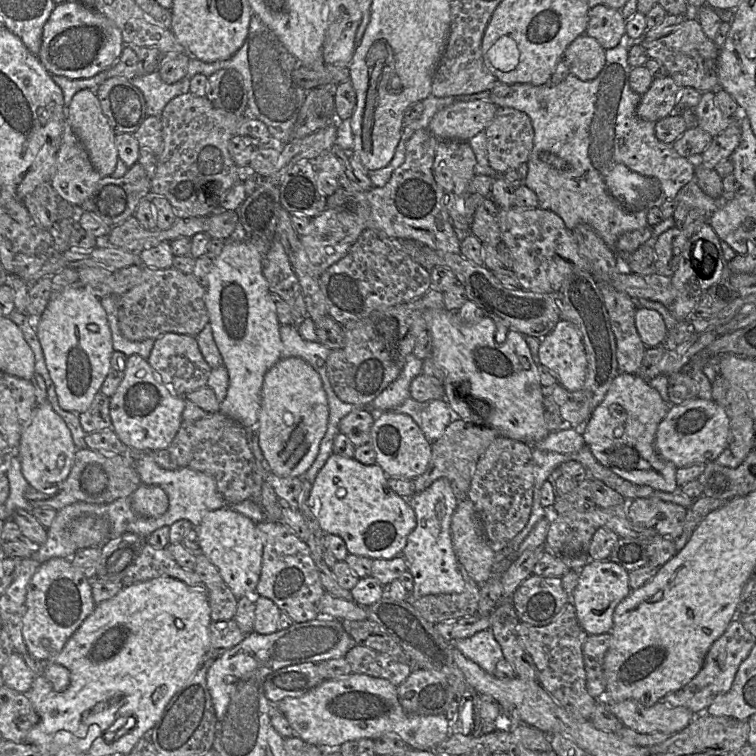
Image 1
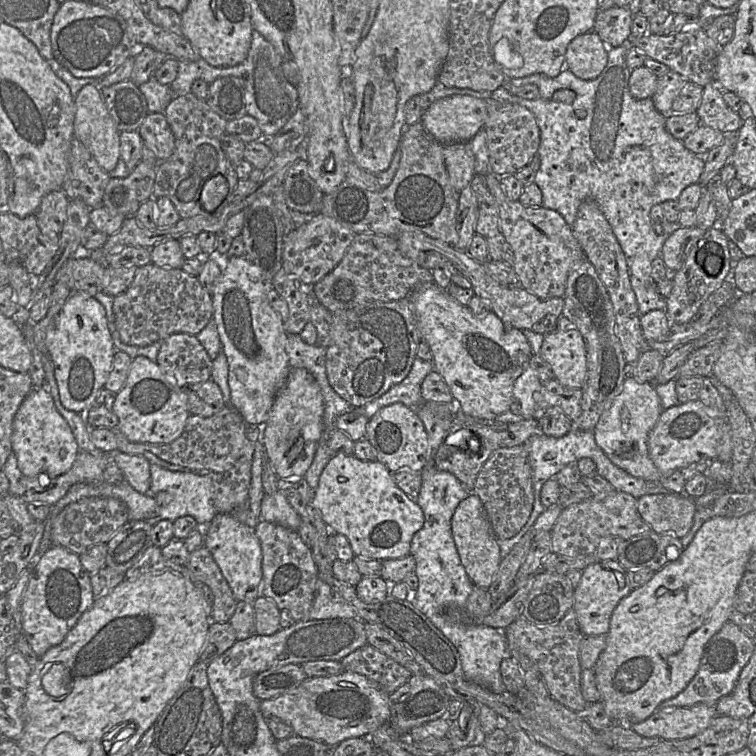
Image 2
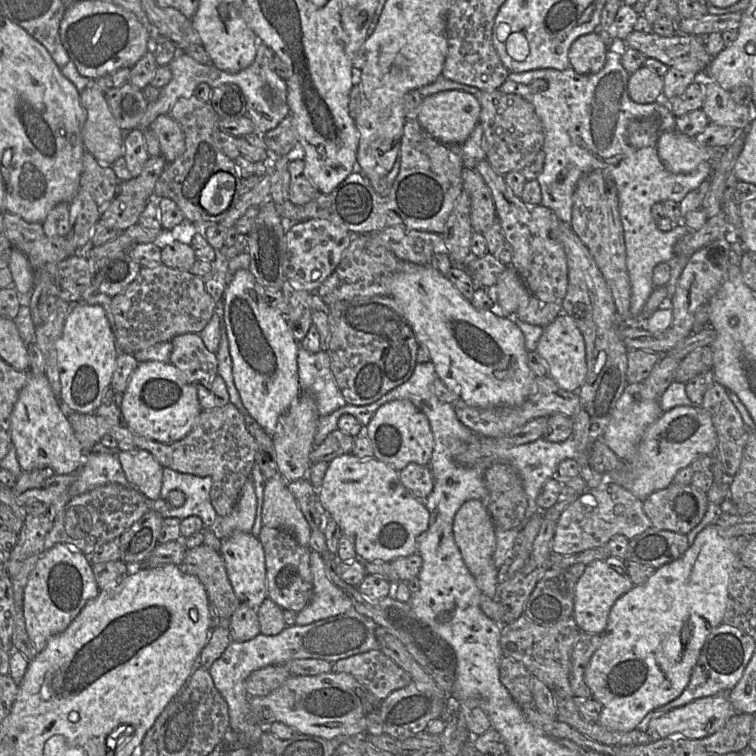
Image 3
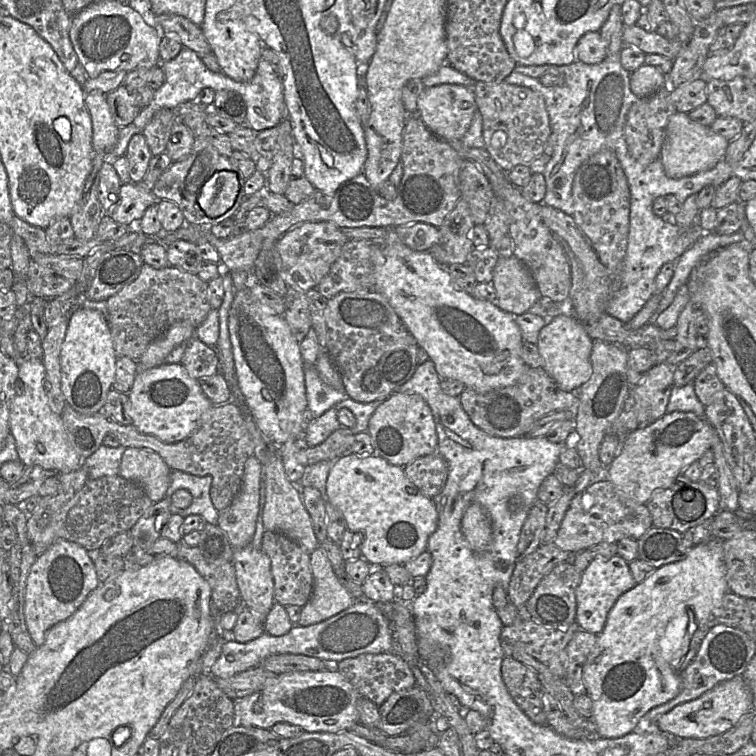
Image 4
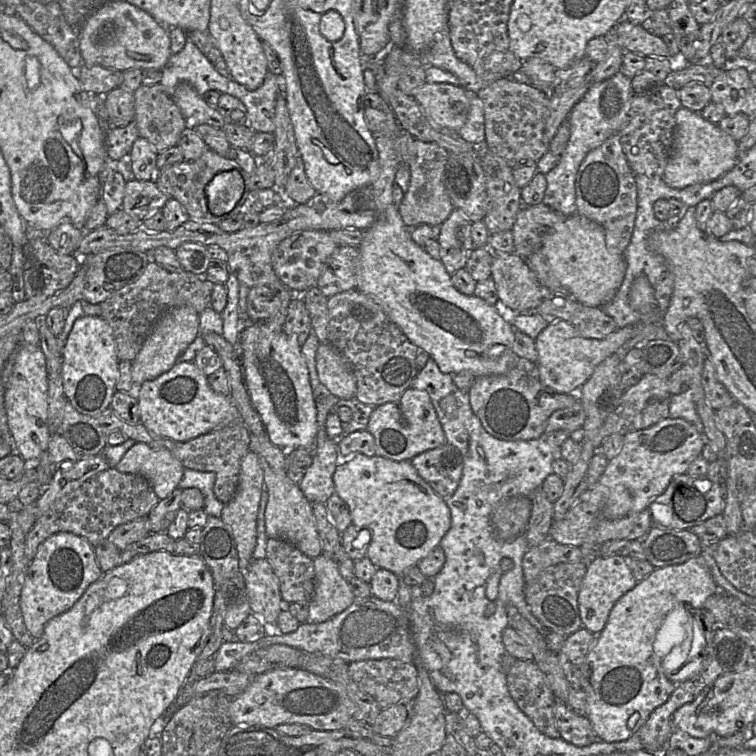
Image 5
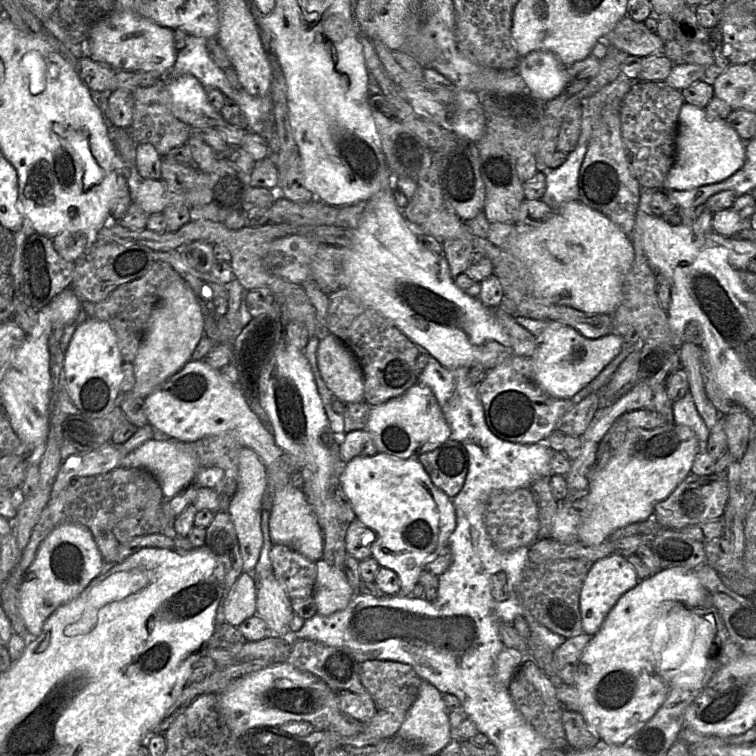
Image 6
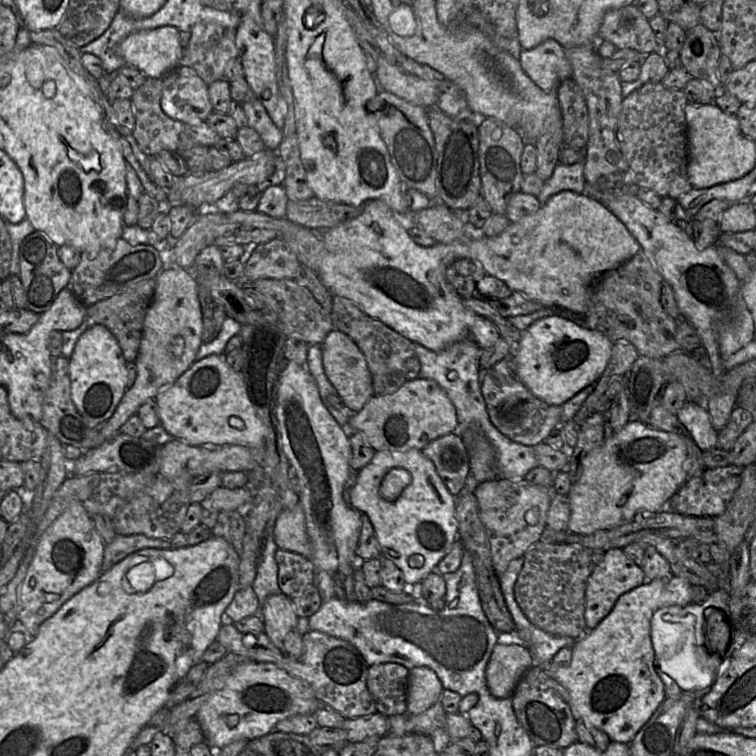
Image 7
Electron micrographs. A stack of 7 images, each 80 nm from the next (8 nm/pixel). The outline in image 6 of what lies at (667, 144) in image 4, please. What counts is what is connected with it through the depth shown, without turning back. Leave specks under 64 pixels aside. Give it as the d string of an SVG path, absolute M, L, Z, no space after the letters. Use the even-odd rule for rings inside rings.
M684 103L679 113L675 160L663 190L692 190L732 176L745 163L746 142L726 120L711 118L705 108Z

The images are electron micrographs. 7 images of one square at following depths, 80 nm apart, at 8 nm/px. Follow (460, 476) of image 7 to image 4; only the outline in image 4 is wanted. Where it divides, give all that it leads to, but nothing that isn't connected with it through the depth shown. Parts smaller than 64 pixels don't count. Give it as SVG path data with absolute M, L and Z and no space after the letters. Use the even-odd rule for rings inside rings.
M437 452L413 460L404 471L418 491L430 498L442 491L448 476L447 464Z

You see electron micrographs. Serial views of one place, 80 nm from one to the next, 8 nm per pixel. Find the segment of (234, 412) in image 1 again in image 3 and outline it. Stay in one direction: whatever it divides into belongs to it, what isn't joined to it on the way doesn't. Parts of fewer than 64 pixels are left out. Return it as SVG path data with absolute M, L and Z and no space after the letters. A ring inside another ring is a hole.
M239 269L237 270L230 278L228 284L226 285L226 288L224 290L223 294L223 299L222 299L222 304L224 308L223 312L223 323L225 325L226 329L226 334L228 338L228 345L229 345L229 353L232 359L232 374L233 374L233 379L234 383L236 386L236 389L239 392L239 395L241 397L242 403L246 410L249 412L251 417L253 417L254 420L257 421L257 423L264 429L264 431L269 435L273 436L279 417L284 414L292 402L300 395L301 393L301 387L299 384L299 375L298 375L298 363L297 363L297 355L298 355L298 349L300 347L300 343L298 343L292 334L291 329L289 328L287 321L286 321L286 316L283 316L282 313L268 305L264 299L262 298L262 287L260 286L249 269Z

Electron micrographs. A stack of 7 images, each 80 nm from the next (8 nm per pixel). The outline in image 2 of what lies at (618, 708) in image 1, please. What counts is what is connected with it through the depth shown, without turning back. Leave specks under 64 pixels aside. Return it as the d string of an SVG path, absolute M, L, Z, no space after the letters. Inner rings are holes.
M700 703L690 707L657 709L647 719L630 727L644 737L686 739L705 730L717 715L714 705Z

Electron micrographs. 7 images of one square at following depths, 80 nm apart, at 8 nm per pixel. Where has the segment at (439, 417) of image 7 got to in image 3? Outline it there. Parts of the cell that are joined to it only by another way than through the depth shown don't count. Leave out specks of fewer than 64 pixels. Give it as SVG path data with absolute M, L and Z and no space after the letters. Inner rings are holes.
M397 399L377 409L364 434L371 441L374 458L386 463L396 471L411 463L428 465L434 448L434 437L427 416L410 400Z

